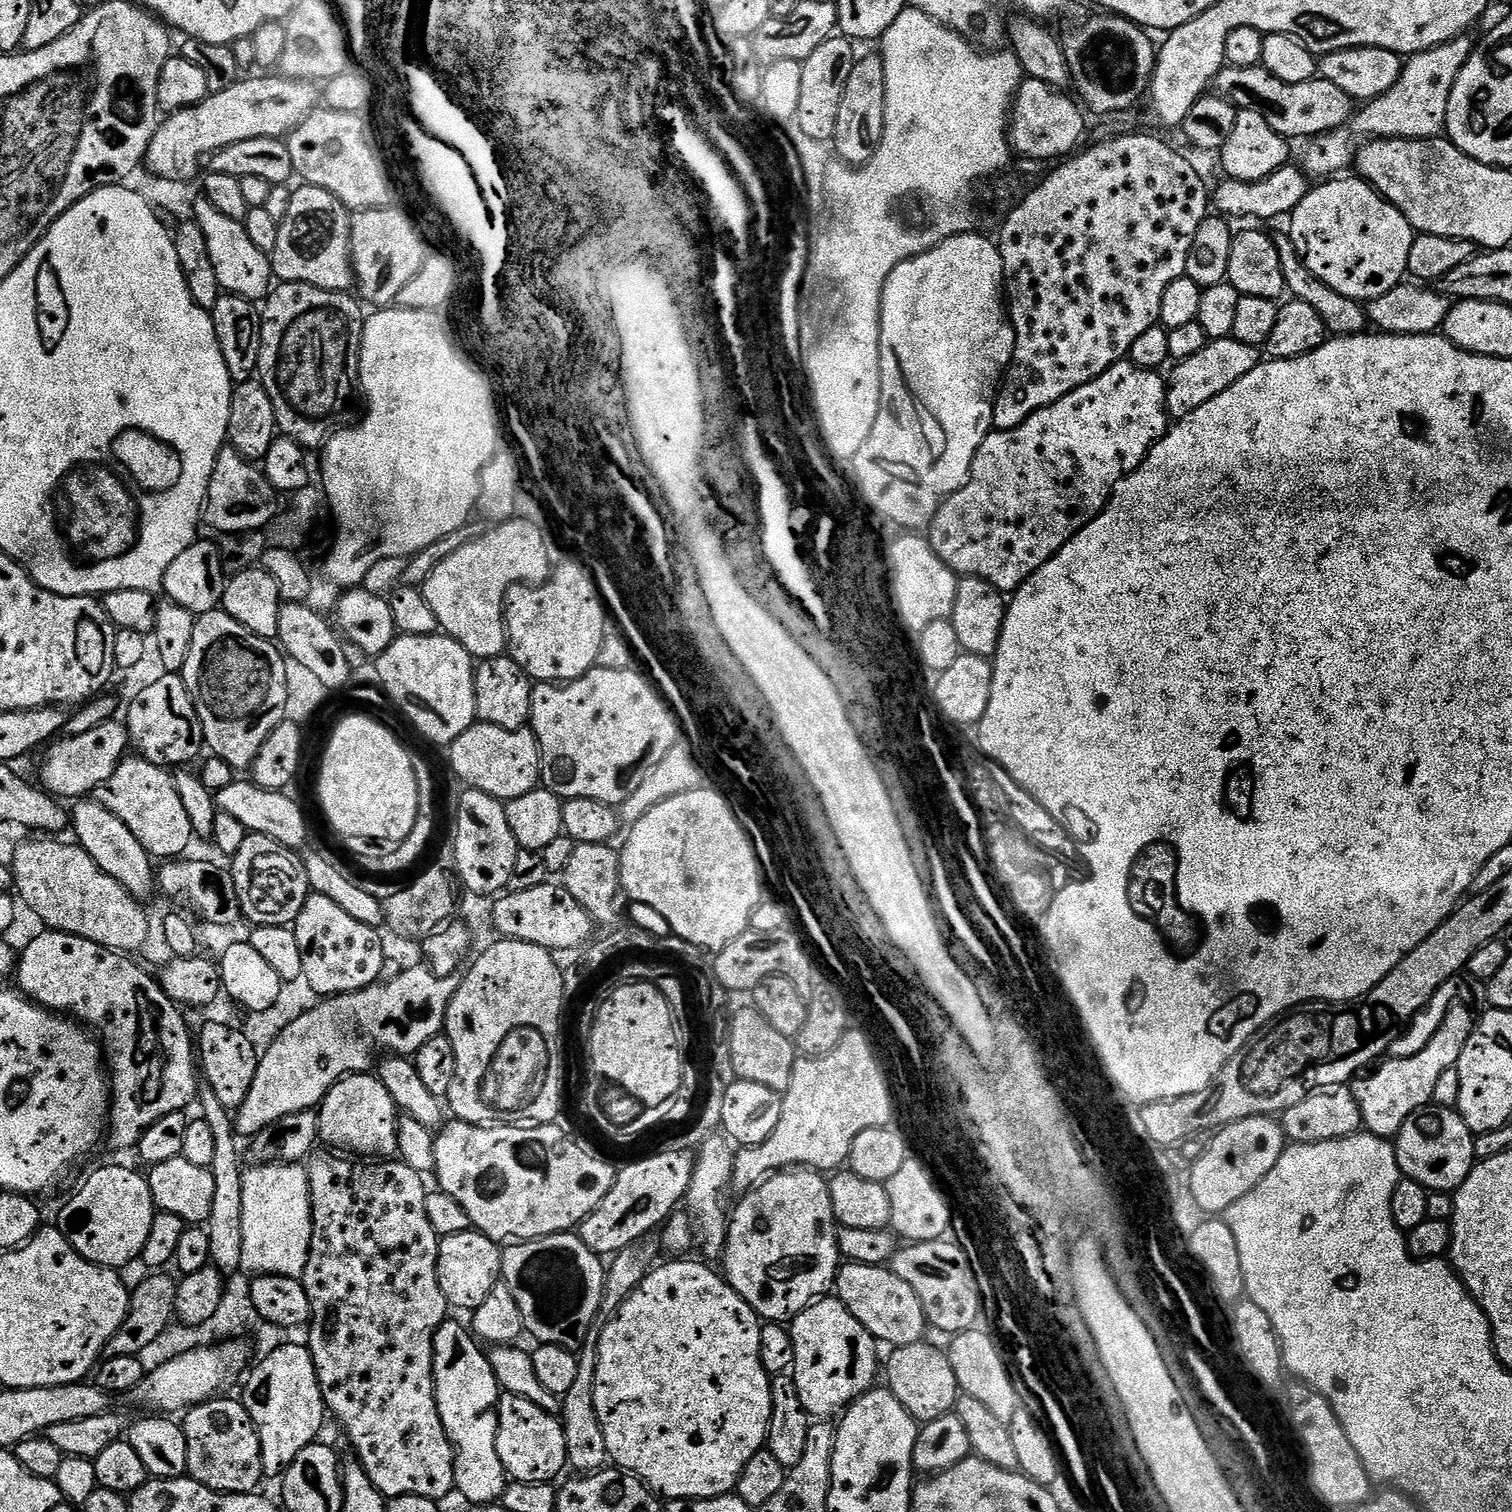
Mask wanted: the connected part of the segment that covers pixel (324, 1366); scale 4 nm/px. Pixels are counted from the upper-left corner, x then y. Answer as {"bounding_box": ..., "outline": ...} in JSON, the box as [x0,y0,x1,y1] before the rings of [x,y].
{"bounding_box":[302,1150,456,1501],"outline":[[[320,1150],[307,1161],[308,1185],[310,1186],[310,1202],[312,1203],[312,1241],[310,1254],[306,1262],[306,1270],[302,1283],[310,1298],[312,1319],[307,1329],[306,1346],[312,1351],[314,1366],[318,1374],[318,1382],[322,1390],[324,1407],[329,1413],[336,1415],[338,1423],[344,1427],[352,1448],[356,1451],[355,1459],[366,1470],[370,1482],[385,1498],[418,1494],[422,1498],[443,1501],[443,1496],[453,1495],[456,1479],[456,1458],[452,1451],[452,1443],[448,1440],[446,1430],[442,1426],[442,1418],[436,1405],[436,1378],[432,1371],[434,1358],[434,1330],[441,1328],[450,1316],[450,1305],[442,1294],[442,1286],[438,1286],[438,1250],[441,1237],[437,1236],[434,1226],[430,1226],[430,1218],[426,1216],[426,1198],[429,1189],[424,1188],[425,1177],[418,1170],[410,1170],[403,1160],[388,1158],[382,1163],[364,1162],[359,1164],[356,1158],[345,1158],[328,1150]]]}

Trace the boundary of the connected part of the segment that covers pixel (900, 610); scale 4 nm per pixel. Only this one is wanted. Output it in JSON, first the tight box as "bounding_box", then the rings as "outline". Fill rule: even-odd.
{"bounding_box":[886,534,958,633],"outline":[[[900,534],[886,548],[886,576],[890,581],[890,595],[899,623],[909,633],[922,633],[931,623],[947,620],[954,610],[954,594],[958,577],[934,554],[927,539],[920,534]]]}

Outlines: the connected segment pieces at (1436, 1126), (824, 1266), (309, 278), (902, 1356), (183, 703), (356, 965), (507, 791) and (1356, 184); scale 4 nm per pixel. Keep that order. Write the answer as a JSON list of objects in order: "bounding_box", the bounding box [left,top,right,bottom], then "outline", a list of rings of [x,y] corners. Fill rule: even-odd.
[{"bounding_box":[1394,1106,1477,1193],"outline":[[[1429,1106],[1420,1109],[1410,1118],[1406,1118],[1406,1122],[1400,1128],[1400,1133],[1394,1138],[1394,1147],[1401,1173],[1407,1179],[1427,1188],[1429,1192],[1455,1193],[1456,1189],[1462,1186],[1462,1182],[1466,1182],[1472,1165],[1477,1163],[1474,1154],[1474,1134],[1468,1129],[1456,1108]]]},{"bounding_box":[722,1168,842,1322],"outline":[[[794,1168],[785,1170],[779,1174],[773,1174],[764,1181],[763,1184],[757,1184],[751,1192],[745,1192],[739,1197],[740,1205],[733,1207],[730,1212],[728,1222],[728,1240],[724,1243],[722,1261],[724,1260],[723,1275],[726,1277],[728,1285],[731,1286],[742,1299],[764,1322],[790,1322],[802,1310],[806,1310],[816,1301],[825,1299],[833,1291],[836,1283],[836,1273],[842,1267],[842,1257],[838,1250],[838,1225],[836,1215],[834,1214],[834,1202],[830,1202],[830,1190],[828,1189],[828,1180],[821,1173],[810,1168]]]},{"bounding_box":[270,183,353,292],"outline":[[[301,183],[292,193],[286,216],[280,221],[278,243],[270,253],[272,274],[285,284],[309,284],[331,292],[348,292],[353,287],[352,216],[350,210],[330,190]]]},{"bounding_box":[886,1342,962,1426],"outline":[[[921,1342],[919,1344],[911,1344],[910,1346],[902,1346],[901,1348],[893,1347],[891,1352],[892,1357],[886,1360],[886,1368],[888,1364],[886,1387],[888,1391],[894,1394],[894,1398],[898,1398],[898,1402],[902,1402],[902,1406],[906,1406],[906,1410],[915,1418],[917,1425],[923,1426],[934,1422],[934,1418],[953,1415],[956,1401],[960,1399],[962,1393],[958,1378],[954,1374],[954,1366],[950,1362],[947,1351]]]},{"bounding_box":[126,674,206,770],"outline":[[[160,674],[153,684],[146,685],[128,708],[126,727],[131,747],[151,764],[159,764],[161,768],[172,770],[177,766],[191,765],[188,763],[196,759],[199,761],[200,751],[203,753],[206,748],[198,710],[180,674]]]},{"bounding_box":[294,892,385,998],"outline":[[[312,892],[298,914],[294,931],[302,950],[302,980],[320,998],[348,996],[377,983],[385,975],[384,944],[377,929],[357,922],[330,898]]]},{"bounding_box":[447,722,541,802],"outline":[[[479,722],[471,724],[447,749],[448,760],[452,763],[452,772],[461,780],[461,785],[477,788],[494,798],[505,802],[514,798],[522,798],[522,794],[530,794],[541,783],[540,747],[531,727],[518,730],[502,730],[502,726],[490,726]]]},{"bounding_box":[1290,178,1417,302],"outline":[[[1332,178],[1327,182],[1317,183],[1320,185],[1317,188],[1315,185],[1306,194],[1306,198],[1302,198],[1302,202],[1290,213],[1290,235],[1305,266],[1318,278],[1322,278],[1326,286],[1338,290],[1338,294],[1346,294],[1346,298],[1367,302],[1378,298],[1378,294],[1386,294],[1386,290],[1394,290],[1394,286],[1405,279],[1410,246],[1414,246],[1417,233],[1409,220],[1367,180],[1340,179],[1344,178]]]}]

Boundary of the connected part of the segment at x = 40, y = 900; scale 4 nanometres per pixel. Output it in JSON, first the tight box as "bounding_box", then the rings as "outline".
{"bounding_box":[11,838,148,954],"outline":[[[32,838],[21,844],[14,854],[11,865],[16,879],[15,891],[20,892],[19,899],[28,903],[28,908],[41,920],[41,925],[58,932],[69,932],[98,942],[115,952],[136,954],[136,951],[148,940],[148,916],[144,913],[145,905],[128,893],[114,878],[110,878],[86,854],[86,850],[75,842],[59,844],[56,838]]]}

